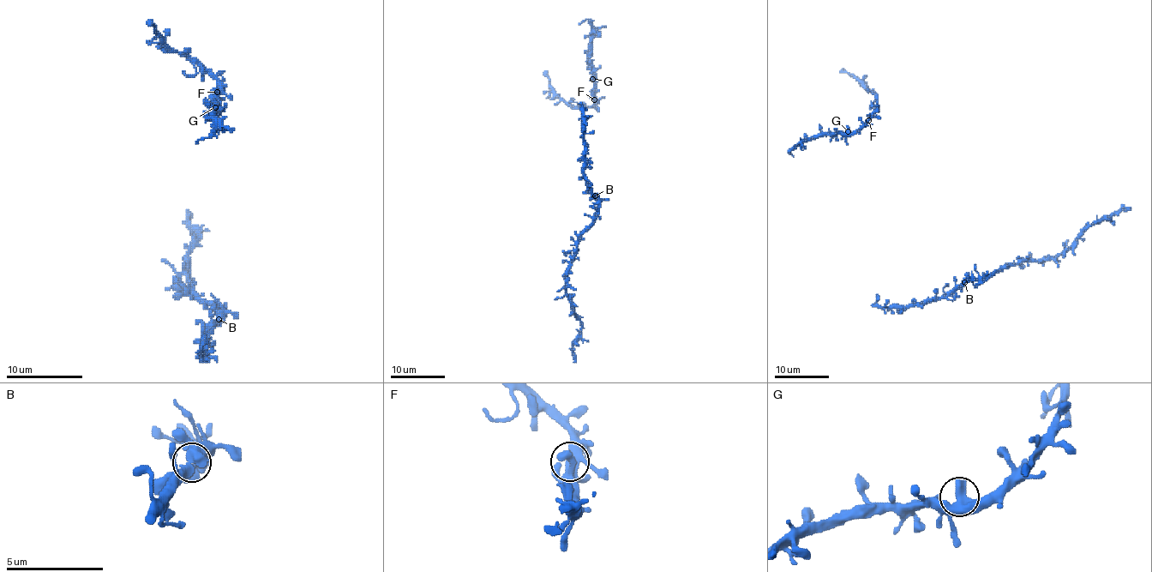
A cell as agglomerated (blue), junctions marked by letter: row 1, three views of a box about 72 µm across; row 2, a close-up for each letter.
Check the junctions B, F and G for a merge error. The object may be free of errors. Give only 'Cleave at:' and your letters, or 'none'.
Cleave at: none

